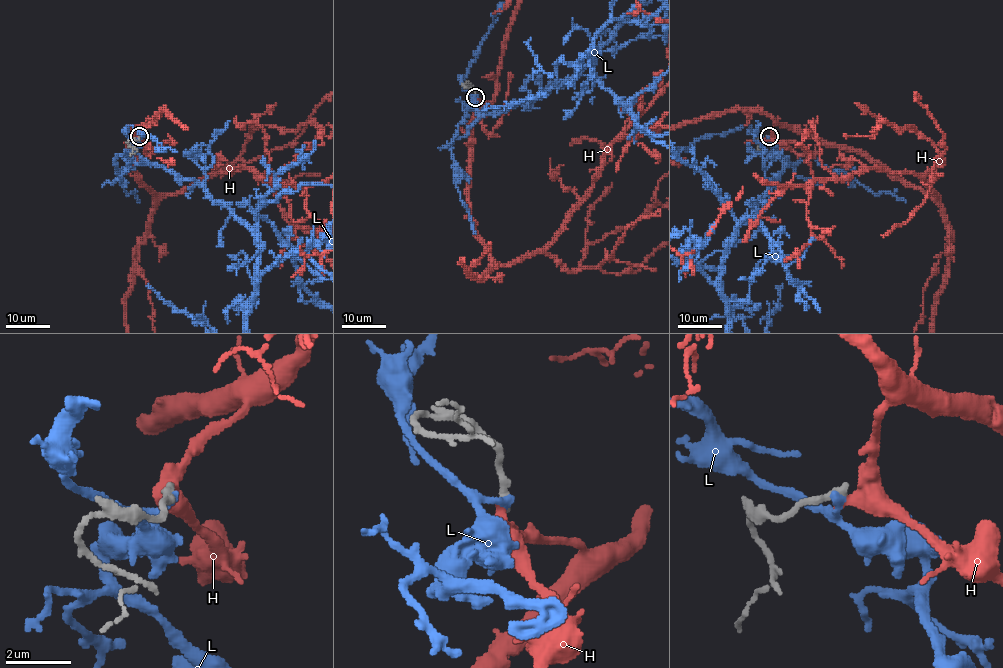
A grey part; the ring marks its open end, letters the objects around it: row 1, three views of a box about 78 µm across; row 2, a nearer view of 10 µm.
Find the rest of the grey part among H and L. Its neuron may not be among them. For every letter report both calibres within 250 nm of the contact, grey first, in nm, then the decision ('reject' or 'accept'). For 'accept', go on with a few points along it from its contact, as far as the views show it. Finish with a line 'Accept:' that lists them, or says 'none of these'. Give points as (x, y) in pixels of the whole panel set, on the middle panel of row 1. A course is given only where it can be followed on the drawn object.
H: 260/440 nm | reject
L: 280/280 nm | reject
Accept: none of these

